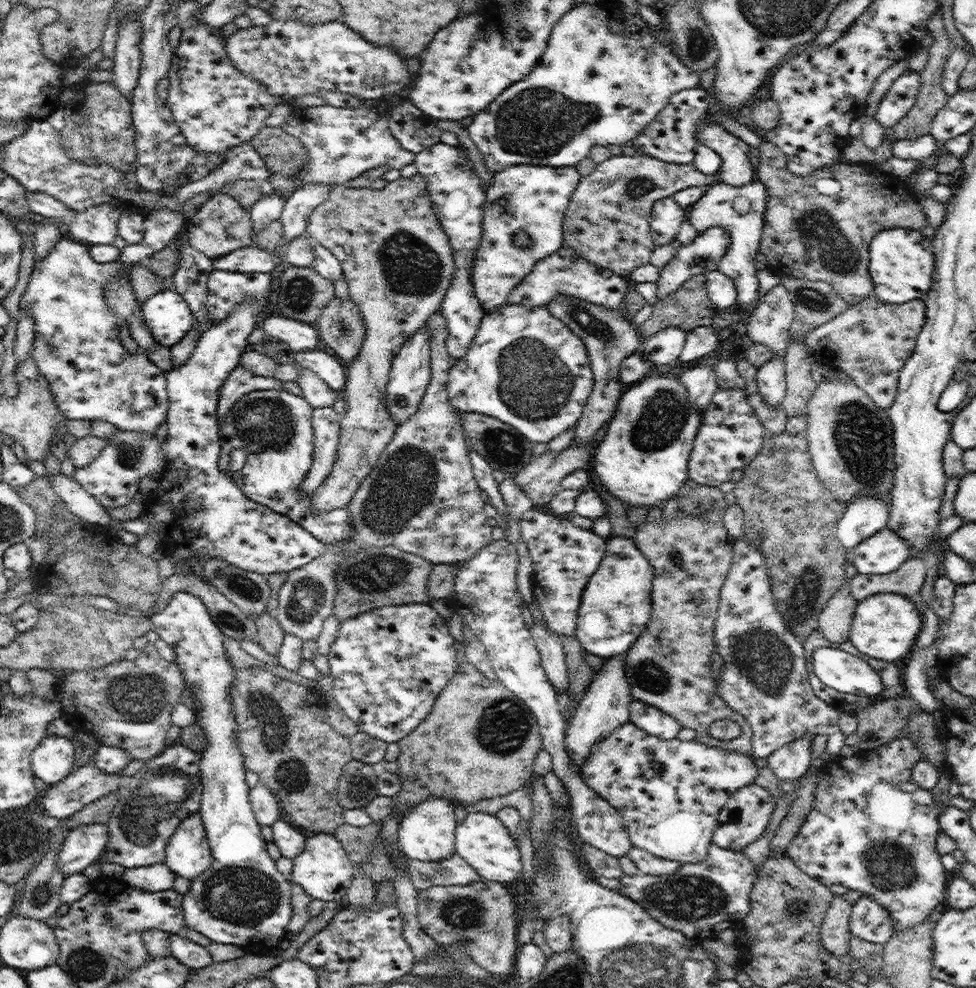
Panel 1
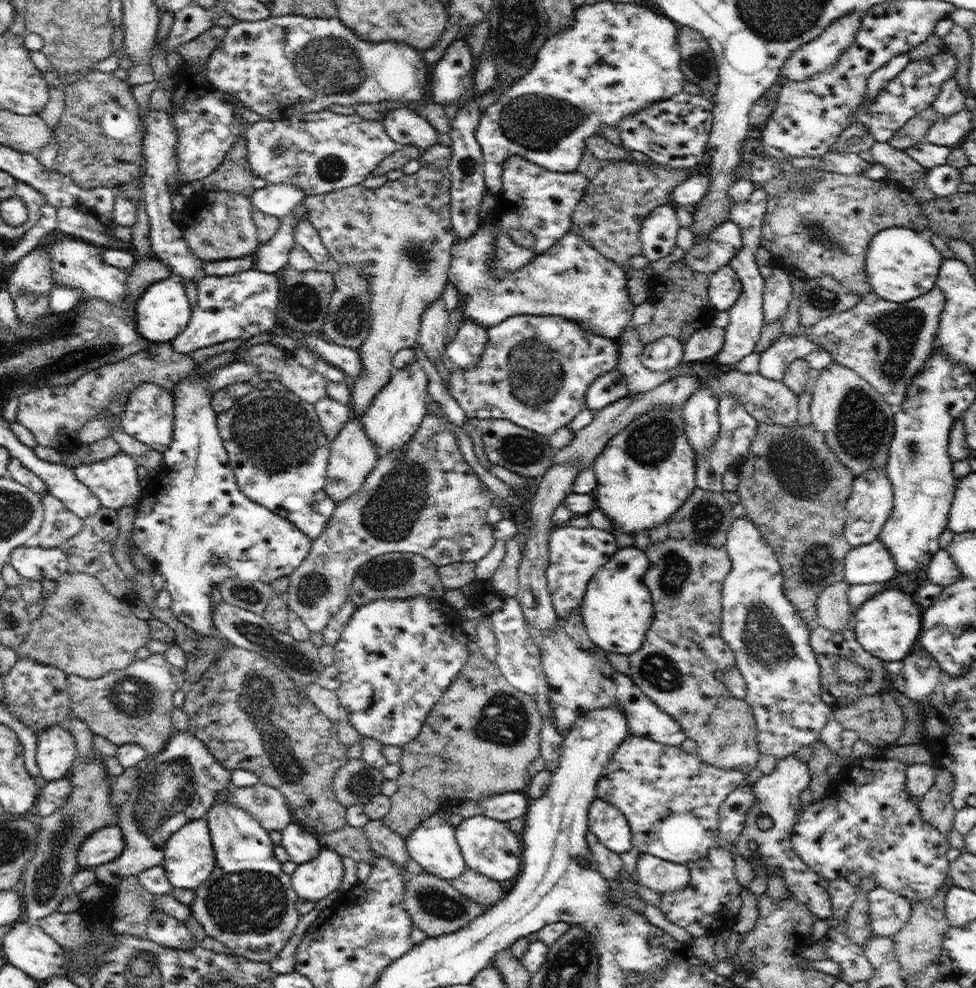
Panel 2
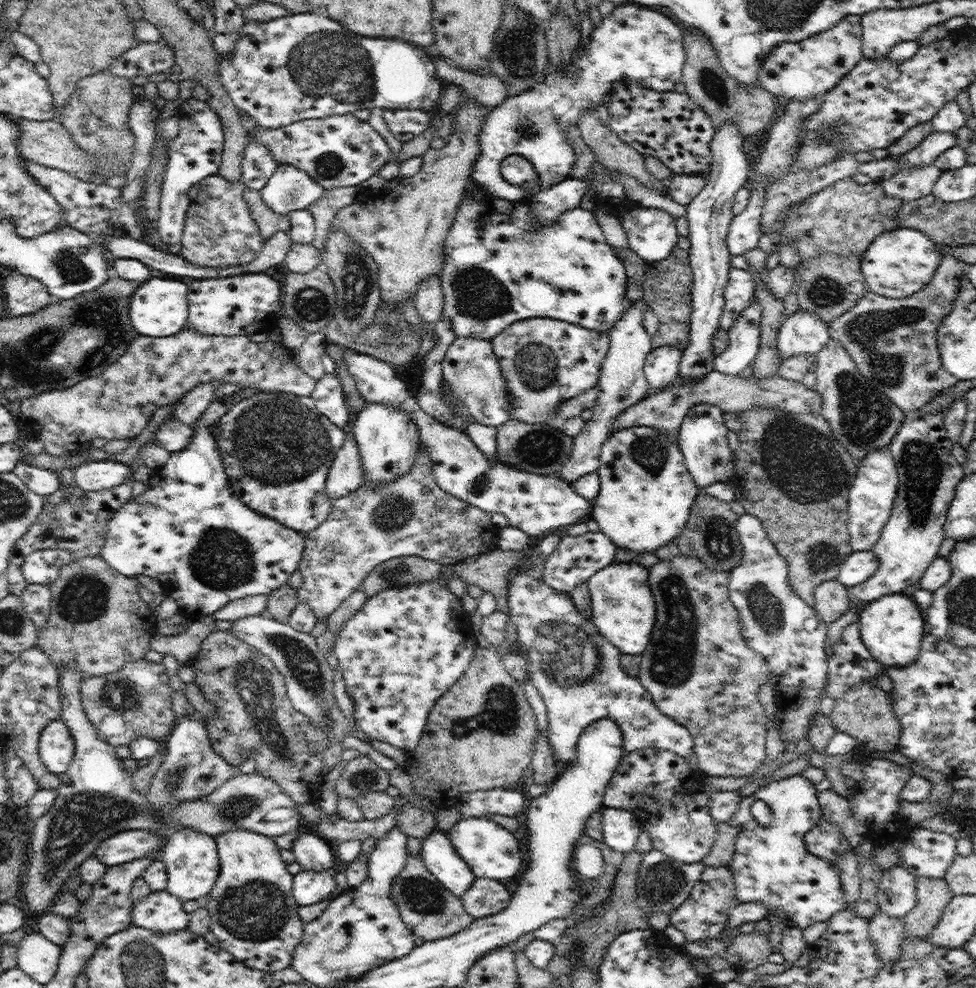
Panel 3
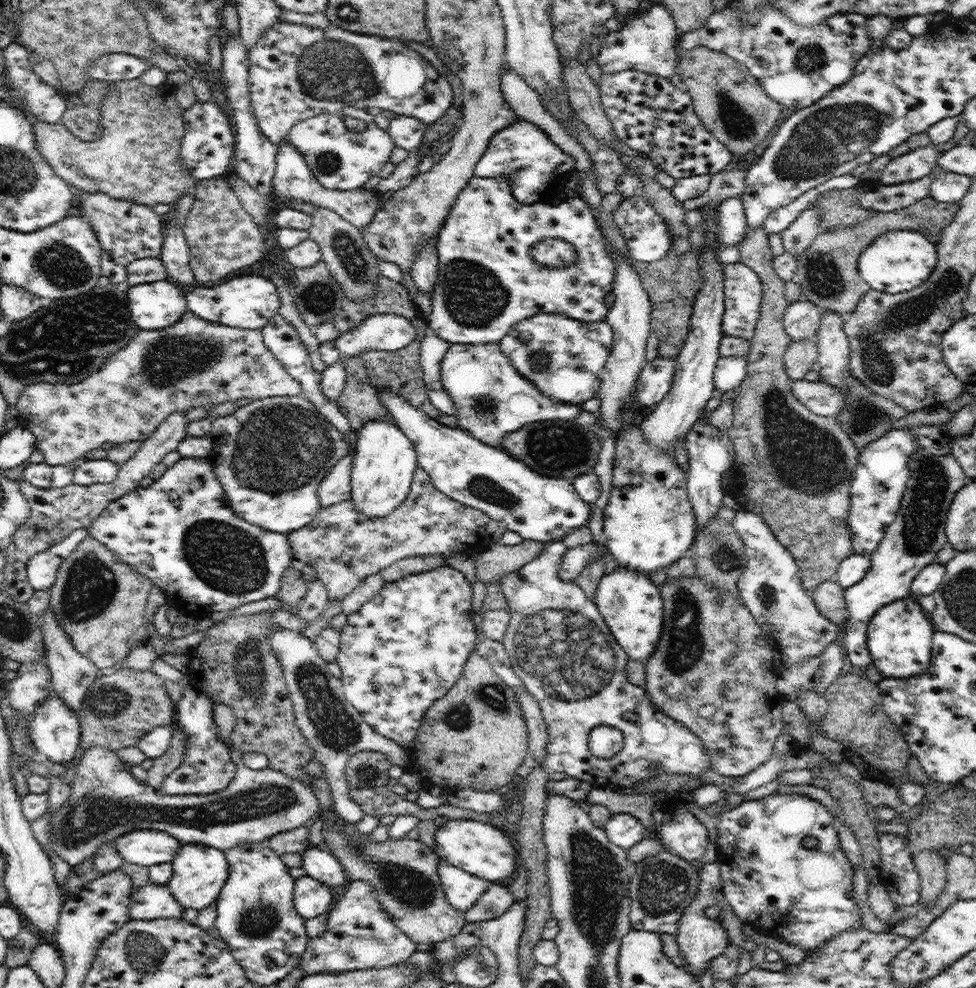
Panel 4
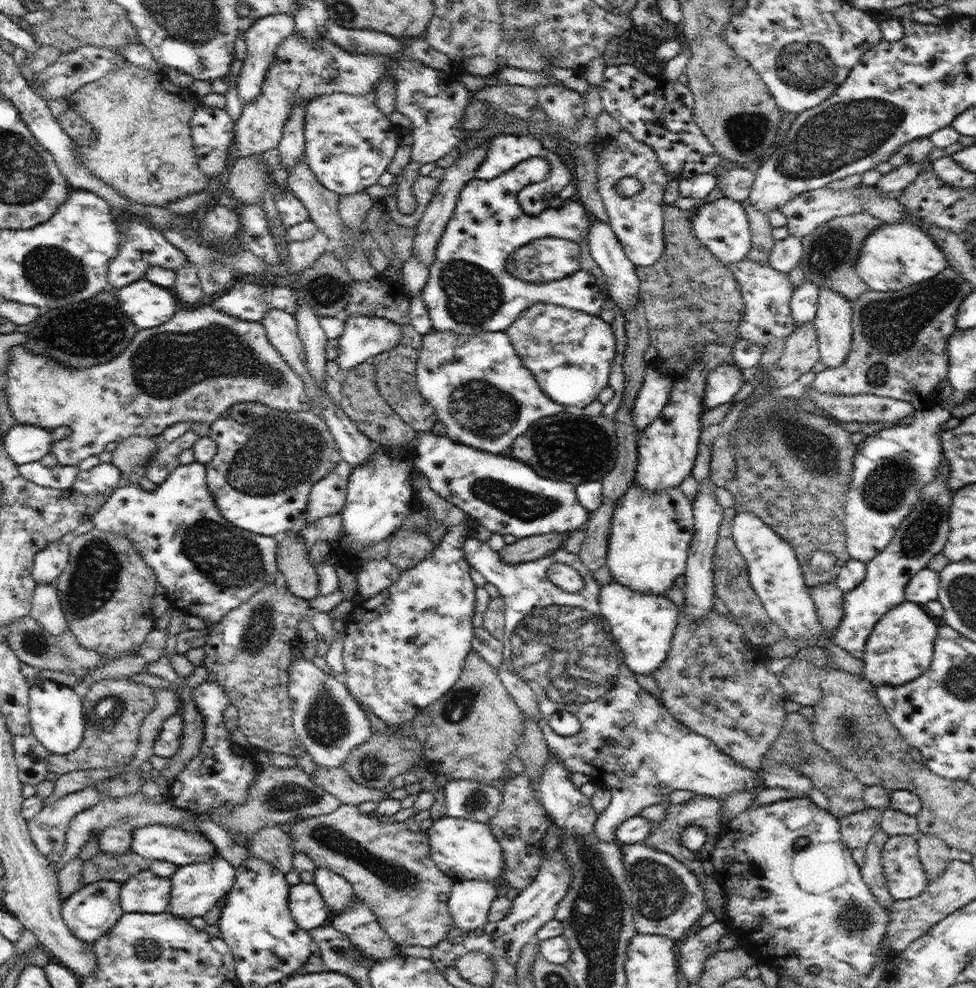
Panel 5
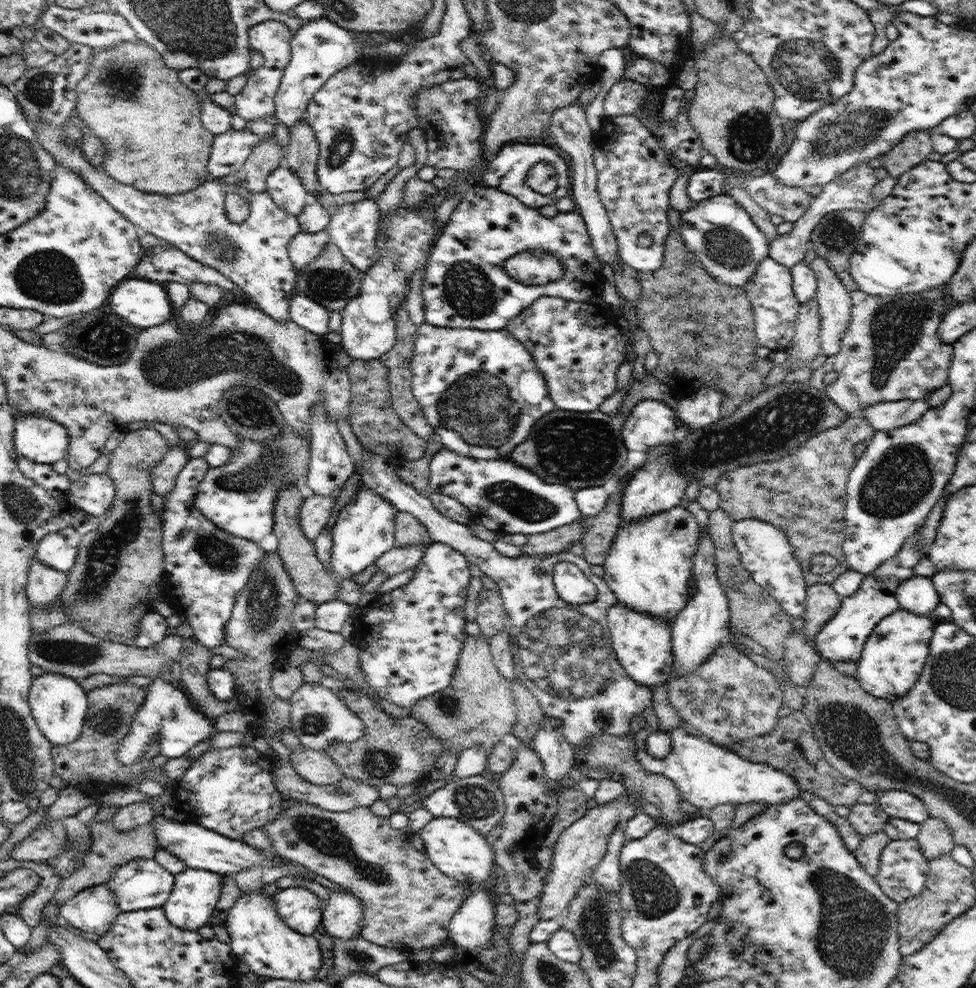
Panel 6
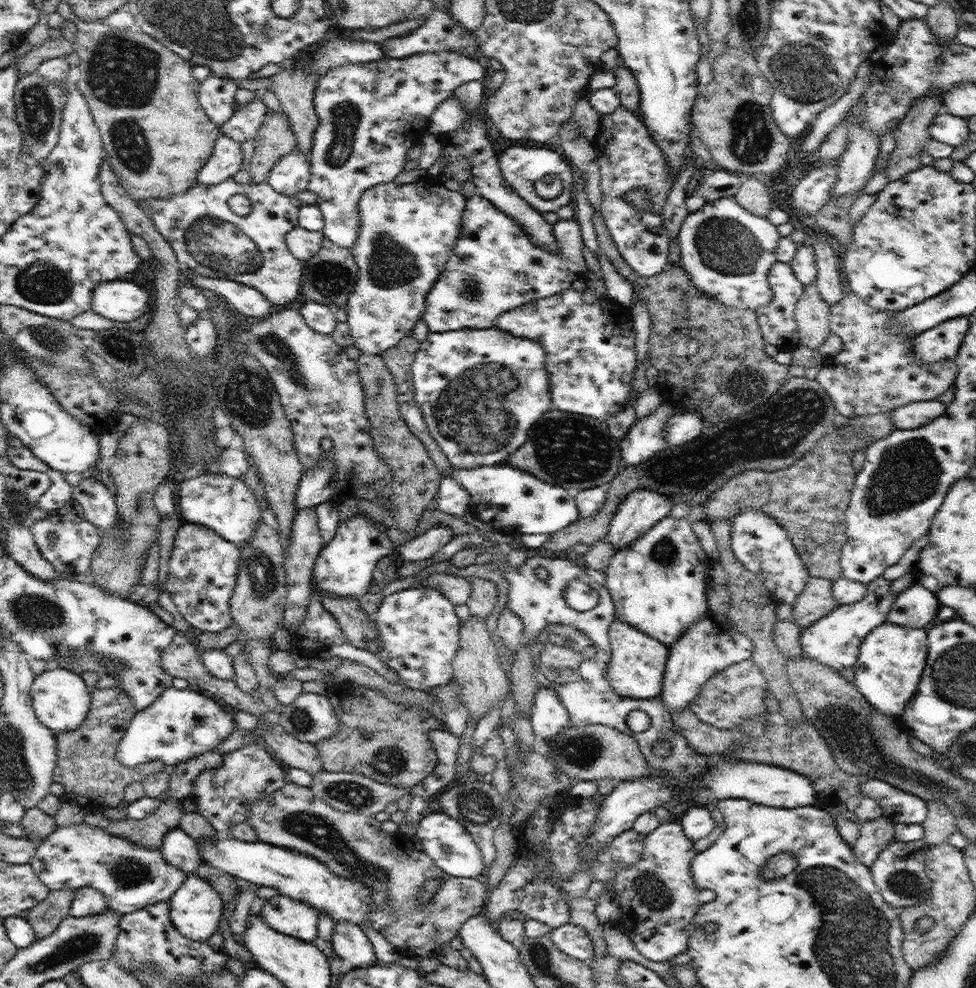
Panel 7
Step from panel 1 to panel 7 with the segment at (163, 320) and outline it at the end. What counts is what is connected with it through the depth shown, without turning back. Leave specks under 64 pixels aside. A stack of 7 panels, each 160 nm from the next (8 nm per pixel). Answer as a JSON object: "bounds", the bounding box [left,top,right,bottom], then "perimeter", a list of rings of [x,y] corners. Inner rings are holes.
{"bounds":[91,277,152,322],"perimeter":[[[128,277],[97,284],[92,293],[91,309],[108,320],[132,322],[150,312],[152,300],[151,285],[141,287]]]}

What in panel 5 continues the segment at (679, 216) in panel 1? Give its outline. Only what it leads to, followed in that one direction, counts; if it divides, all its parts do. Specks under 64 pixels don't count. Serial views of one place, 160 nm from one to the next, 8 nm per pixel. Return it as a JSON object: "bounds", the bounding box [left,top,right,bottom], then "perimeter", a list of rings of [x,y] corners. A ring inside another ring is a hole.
{"bounds":[597,130,674,266],"perimeter":[[[620,130],[616,138],[602,139],[602,151],[597,156],[597,189],[608,214],[609,225],[622,243],[625,255],[634,265],[652,266],[665,249],[664,186],[674,178],[660,164],[656,151],[648,144],[638,142],[630,132]],[[631,176],[642,183],[642,190],[631,197],[618,194],[616,184],[621,178]]]}

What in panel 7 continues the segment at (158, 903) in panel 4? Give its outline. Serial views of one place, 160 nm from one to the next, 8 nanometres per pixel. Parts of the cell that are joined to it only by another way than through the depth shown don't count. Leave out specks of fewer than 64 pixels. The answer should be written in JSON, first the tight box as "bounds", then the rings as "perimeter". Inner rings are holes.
{"bounds":[29,821,187,914],"perimeter":[[[84,821],[58,827],[46,836],[29,864],[46,891],[91,887],[106,897],[108,909],[122,914],[140,910],[148,904],[169,901],[187,876],[187,872],[168,864],[160,849],[128,842],[102,828],[87,826]]]}

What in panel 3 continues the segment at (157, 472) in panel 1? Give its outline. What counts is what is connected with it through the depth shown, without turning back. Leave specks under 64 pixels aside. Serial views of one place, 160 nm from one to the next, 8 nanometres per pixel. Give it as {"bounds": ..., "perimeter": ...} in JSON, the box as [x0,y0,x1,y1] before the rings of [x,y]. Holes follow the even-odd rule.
{"bounds":[73,459,130,492],"perimeter":[[[106,459],[84,462],[73,473],[76,486],[84,491],[98,492],[124,484],[130,478],[130,466]]]}

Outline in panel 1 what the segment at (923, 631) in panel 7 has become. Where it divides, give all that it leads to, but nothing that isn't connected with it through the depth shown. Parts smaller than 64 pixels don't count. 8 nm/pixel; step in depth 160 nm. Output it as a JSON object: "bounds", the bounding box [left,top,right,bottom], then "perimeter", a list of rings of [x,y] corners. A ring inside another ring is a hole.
{"bounds":[848,592,923,663],"perimeter":[[[895,592],[878,593],[858,601],[848,640],[869,657],[903,663],[915,648],[923,622],[921,612],[909,598]]]}

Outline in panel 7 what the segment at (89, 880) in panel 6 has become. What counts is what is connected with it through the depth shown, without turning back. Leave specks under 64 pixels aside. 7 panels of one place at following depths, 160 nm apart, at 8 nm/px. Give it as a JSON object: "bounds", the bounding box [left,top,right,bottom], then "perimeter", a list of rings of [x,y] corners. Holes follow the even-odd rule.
{"bounds":[24,799,185,939],"perimeter":[[[168,799],[162,801],[155,812],[142,820],[112,819],[104,816],[101,811],[86,811],[84,822],[92,828],[102,828],[104,832],[118,838],[126,838],[128,842],[146,846],[146,848],[160,849],[164,836],[178,827],[180,819],[185,814],[182,799]],[[71,889],[45,891],[42,901],[24,911],[24,918],[32,925],[38,939],[53,934],[60,923],[70,915],[74,892],[76,891]]]}

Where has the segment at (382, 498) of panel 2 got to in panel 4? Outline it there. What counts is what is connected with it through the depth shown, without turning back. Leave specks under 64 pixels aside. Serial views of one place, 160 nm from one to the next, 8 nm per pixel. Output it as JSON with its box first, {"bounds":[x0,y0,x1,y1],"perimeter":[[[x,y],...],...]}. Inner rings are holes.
{"bounds":[287,467,493,600],"perimeter":[[[419,467],[414,472],[412,485],[406,500],[388,516],[368,518],[358,512],[351,500],[345,500],[332,506],[322,507],[310,524],[287,534],[288,544],[293,552],[294,562],[298,566],[312,564],[316,568],[317,578],[327,588],[329,600],[343,600],[356,585],[367,576],[386,569],[396,560],[412,555],[442,555],[446,558],[452,552],[478,552],[479,554],[493,544],[492,537],[486,533],[489,516],[478,509],[467,508],[465,504],[442,494]]]}

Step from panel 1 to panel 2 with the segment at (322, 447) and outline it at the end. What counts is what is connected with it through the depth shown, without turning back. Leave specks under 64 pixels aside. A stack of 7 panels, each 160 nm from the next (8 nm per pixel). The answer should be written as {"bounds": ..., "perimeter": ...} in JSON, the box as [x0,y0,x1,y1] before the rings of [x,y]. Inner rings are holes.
{"bounds":[315,396,351,442],"perimeter":[[[330,396],[322,398],[315,405],[315,412],[320,421],[323,433],[327,436],[329,442],[332,442],[340,429],[351,418],[351,410],[348,404],[340,404],[336,400],[332,400]]]}

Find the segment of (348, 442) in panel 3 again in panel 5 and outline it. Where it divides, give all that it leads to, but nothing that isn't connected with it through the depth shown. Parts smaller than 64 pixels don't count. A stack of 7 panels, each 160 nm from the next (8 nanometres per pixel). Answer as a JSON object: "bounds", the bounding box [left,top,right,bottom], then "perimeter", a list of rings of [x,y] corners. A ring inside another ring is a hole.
{"bounds":[307,459,352,522],"perimeter":[[[342,459],[329,474],[311,488],[307,502],[307,522],[315,522],[323,516],[341,512],[345,505],[351,473],[352,467]]]}

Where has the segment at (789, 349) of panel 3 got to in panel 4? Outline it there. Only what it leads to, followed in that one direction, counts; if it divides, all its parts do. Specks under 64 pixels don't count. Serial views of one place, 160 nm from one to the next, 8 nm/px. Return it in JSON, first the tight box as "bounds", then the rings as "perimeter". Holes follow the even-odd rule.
{"bounds":[783,299,821,342],"perimeter":[[[798,299],[789,303],[783,316],[784,332],[792,342],[812,340],[818,334],[821,311],[817,304],[809,300]]]}

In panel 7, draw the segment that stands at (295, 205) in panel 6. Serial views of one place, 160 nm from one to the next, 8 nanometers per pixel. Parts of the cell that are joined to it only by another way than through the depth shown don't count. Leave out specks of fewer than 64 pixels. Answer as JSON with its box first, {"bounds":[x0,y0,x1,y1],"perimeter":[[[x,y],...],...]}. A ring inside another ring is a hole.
{"bounds":[267,151,311,196],"perimeter":[[[298,151],[283,156],[269,172],[267,181],[274,190],[286,196],[294,196],[308,188],[311,166],[306,153]]]}

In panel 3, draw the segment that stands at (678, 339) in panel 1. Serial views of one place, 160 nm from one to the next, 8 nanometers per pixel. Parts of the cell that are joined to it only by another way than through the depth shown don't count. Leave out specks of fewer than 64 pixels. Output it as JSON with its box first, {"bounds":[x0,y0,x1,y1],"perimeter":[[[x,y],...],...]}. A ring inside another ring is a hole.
{"bounds":[644,345,684,391],"perimeter":[[[668,345],[660,346],[648,354],[644,369],[651,391],[658,391],[679,381],[680,362],[684,352]]]}

